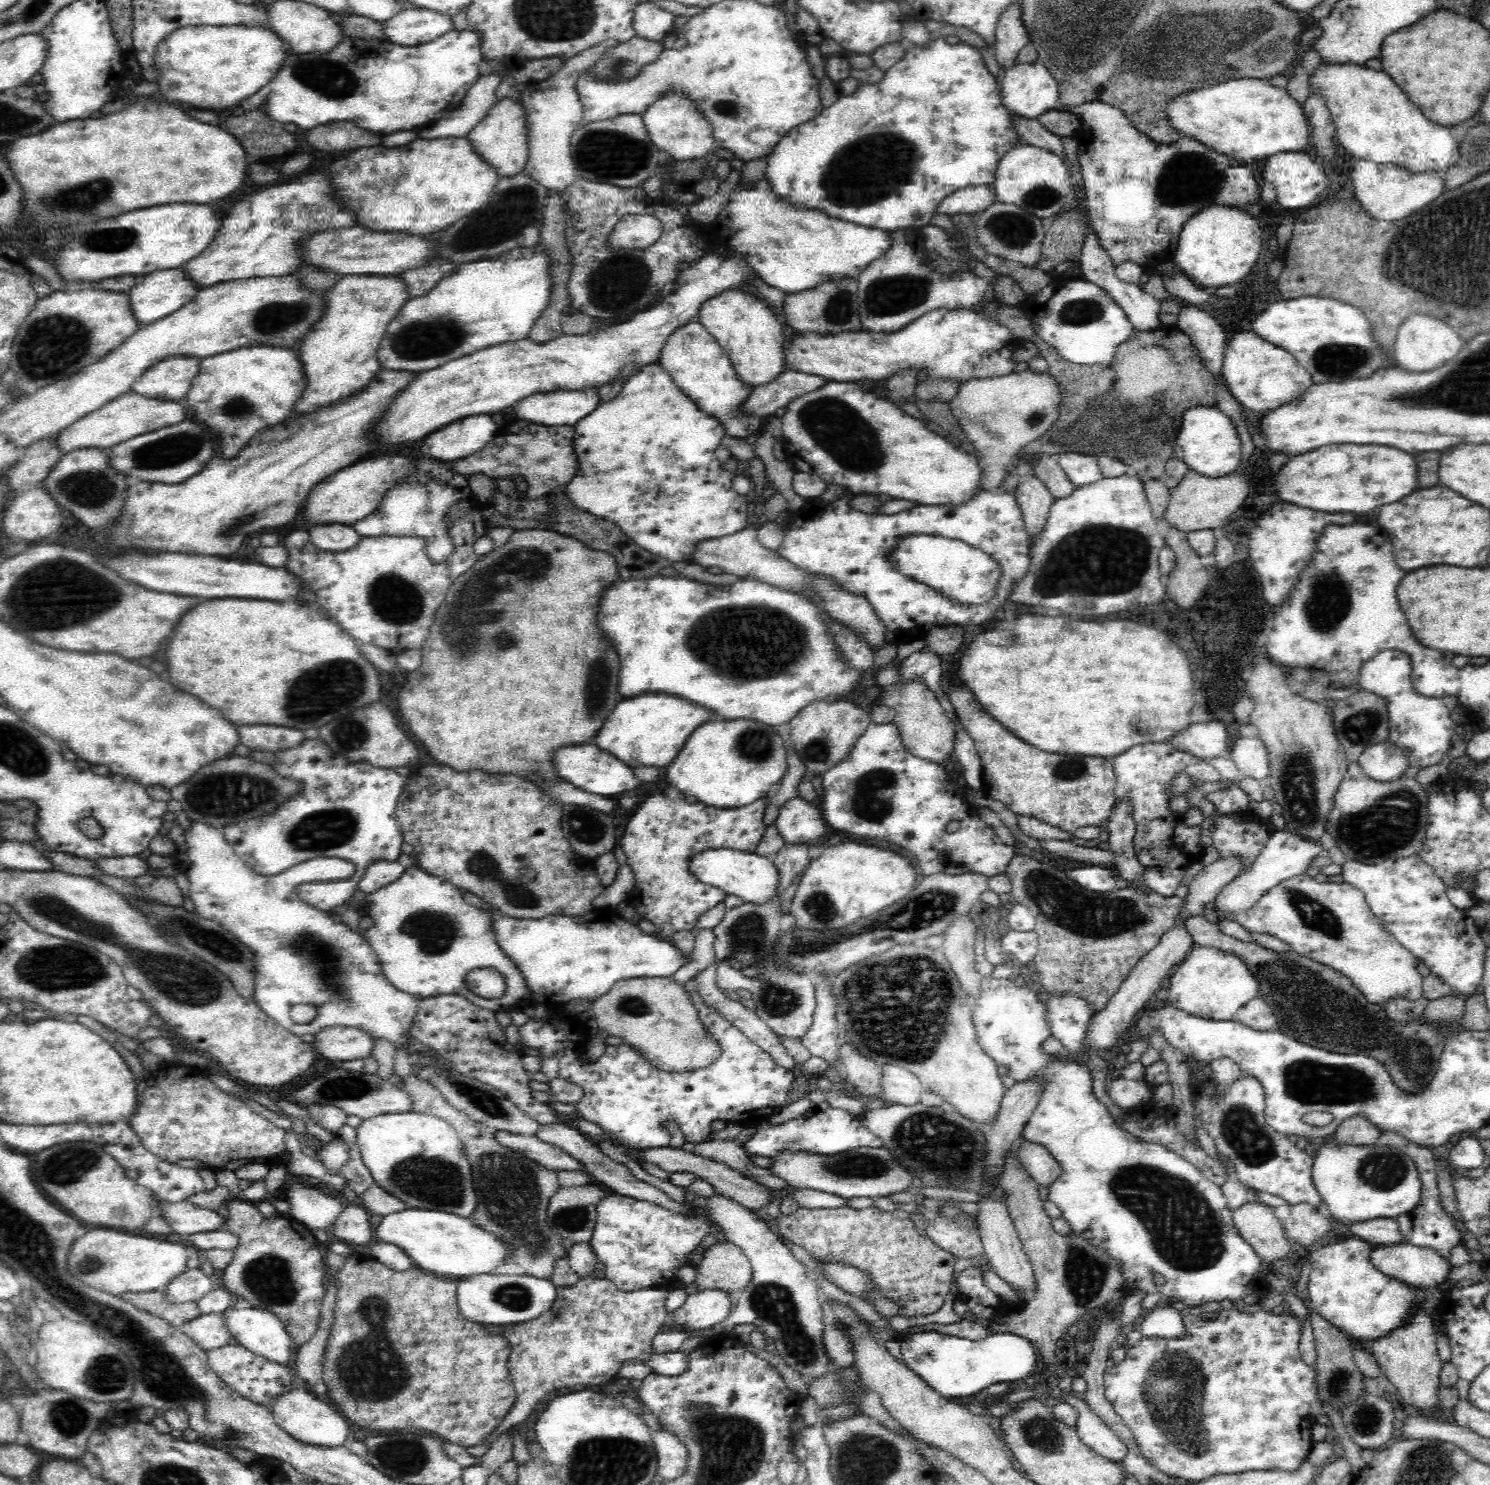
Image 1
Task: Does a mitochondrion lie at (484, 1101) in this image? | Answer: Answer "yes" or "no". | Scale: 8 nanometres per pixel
yes

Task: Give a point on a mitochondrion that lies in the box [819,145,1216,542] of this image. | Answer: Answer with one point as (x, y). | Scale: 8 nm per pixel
(1141, 433)

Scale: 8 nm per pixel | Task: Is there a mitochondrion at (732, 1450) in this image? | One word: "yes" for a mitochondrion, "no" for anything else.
yes

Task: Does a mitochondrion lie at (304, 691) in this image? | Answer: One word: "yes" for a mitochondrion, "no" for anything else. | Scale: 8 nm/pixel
yes

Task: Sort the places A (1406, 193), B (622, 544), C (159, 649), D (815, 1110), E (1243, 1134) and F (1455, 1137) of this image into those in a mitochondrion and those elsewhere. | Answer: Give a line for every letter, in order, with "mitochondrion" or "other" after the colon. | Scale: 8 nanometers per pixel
A: other
B: other
C: other
D: other
E: mitochondrion
F: other

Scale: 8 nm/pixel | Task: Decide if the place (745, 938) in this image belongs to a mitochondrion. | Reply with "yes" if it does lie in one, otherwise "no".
yes

